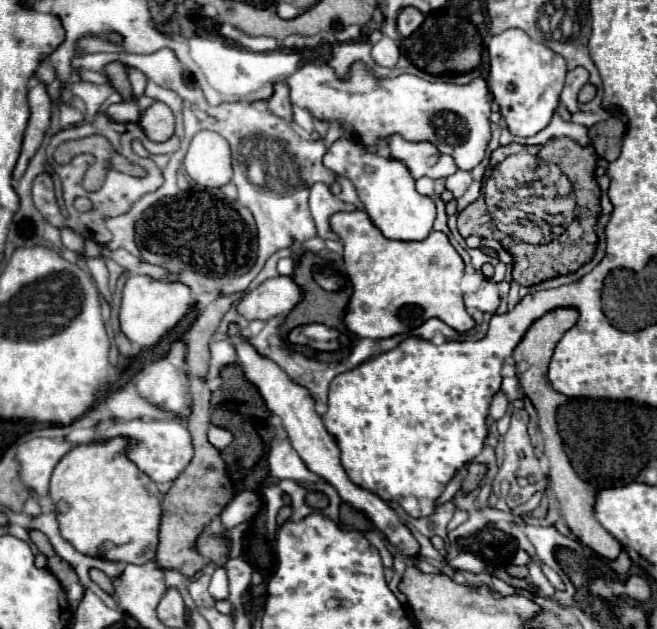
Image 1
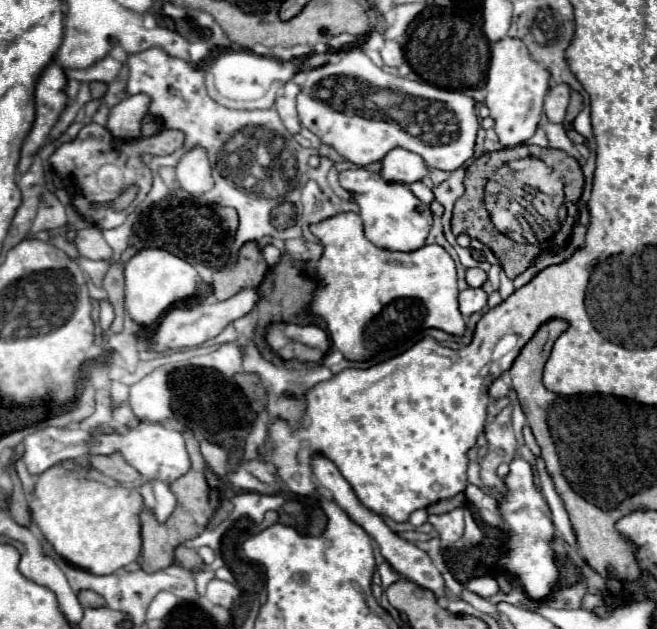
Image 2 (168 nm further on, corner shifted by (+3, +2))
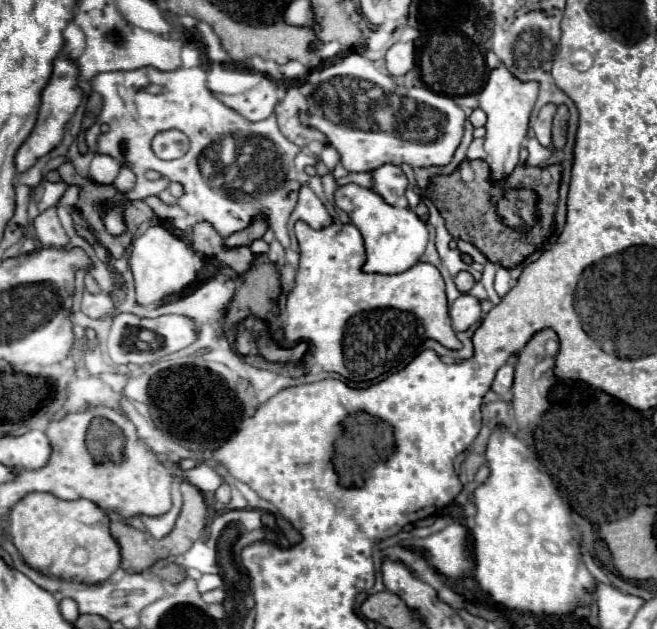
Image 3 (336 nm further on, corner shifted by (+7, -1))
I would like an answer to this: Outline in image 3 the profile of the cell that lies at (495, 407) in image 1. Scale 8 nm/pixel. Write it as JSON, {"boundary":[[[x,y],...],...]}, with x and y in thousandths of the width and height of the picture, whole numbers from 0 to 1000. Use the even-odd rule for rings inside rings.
{"boundary":[[[778,568],[775,577],[756,590],[747,618],[750,618],[753,625],[760,625],[760,628],[769,628],[769,625],[778,618],[778,609],[781,609],[781,590],[784,590],[784,568]]]}

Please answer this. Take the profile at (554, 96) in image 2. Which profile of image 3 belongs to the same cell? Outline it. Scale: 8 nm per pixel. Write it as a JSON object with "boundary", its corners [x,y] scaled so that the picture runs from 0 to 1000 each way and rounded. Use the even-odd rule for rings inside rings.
{"boundary":[[[833,164],[830,170],[823,170],[820,186],[817,186],[814,199],[811,199],[814,218],[817,218],[820,227],[830,231],[830,234],[839,234],[839,196],[842,196],[845,176],[848,176],[848,167],[845,167],[845,164]]]}

